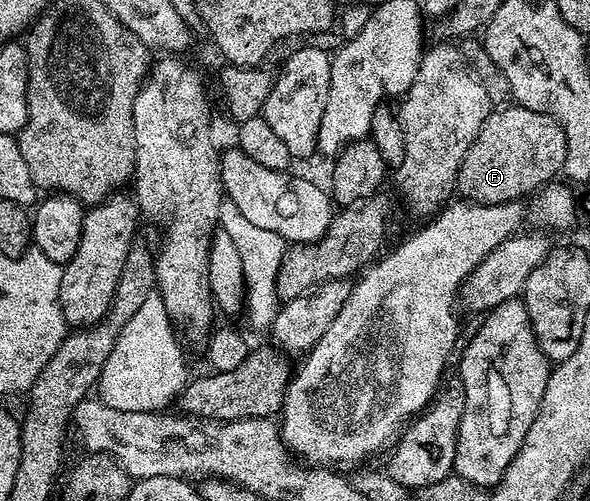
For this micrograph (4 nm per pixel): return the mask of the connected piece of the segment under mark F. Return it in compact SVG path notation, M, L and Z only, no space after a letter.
M510 103L491 111L480 127L480 135L476 135L472 147L468 147L468 155L464 155L458 169L456 189L475 205L522 201L541 190L543 185L553 182L557 178L554 176L562 173L565 161L566 136L560 123L540 111Z

